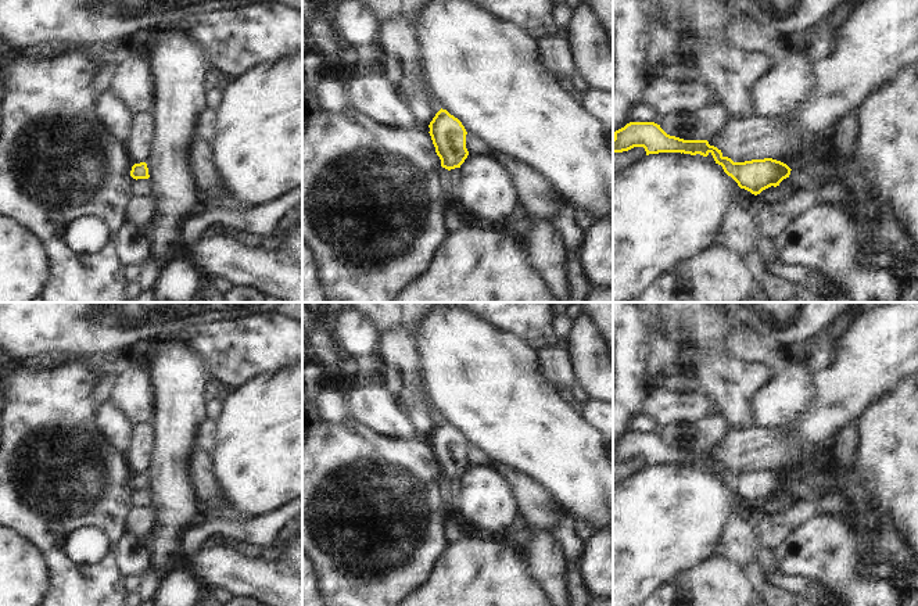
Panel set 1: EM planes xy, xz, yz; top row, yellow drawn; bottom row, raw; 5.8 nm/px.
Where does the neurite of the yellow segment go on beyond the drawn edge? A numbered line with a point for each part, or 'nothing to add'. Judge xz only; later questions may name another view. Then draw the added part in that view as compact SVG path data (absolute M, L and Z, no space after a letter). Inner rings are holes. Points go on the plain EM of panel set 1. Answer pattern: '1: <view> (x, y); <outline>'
1: xz (443, 484); M441 478L438 481L438 494L441 496L441 499L447 503L448 509L452 512L455 512L455 502L451 499L451 494L449 494L449 481L445 478Z

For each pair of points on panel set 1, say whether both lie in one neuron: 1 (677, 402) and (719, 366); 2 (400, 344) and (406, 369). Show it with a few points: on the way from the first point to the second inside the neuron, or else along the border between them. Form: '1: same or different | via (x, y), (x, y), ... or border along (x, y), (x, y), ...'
1: different | border along (700, 390), (720, 412)
2: same | via (400, 350), (406, 364)

